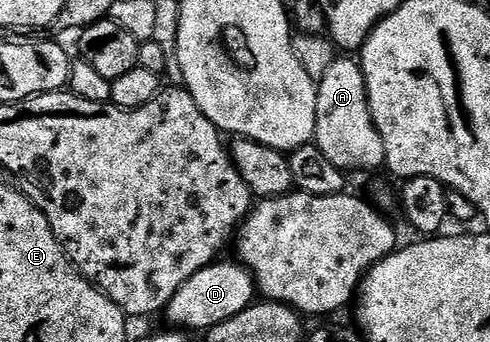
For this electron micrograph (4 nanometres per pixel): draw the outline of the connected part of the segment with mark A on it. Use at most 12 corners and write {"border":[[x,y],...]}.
{"border":[[361,65],[317,85],[315,147],[343,172],[381,169]]}

